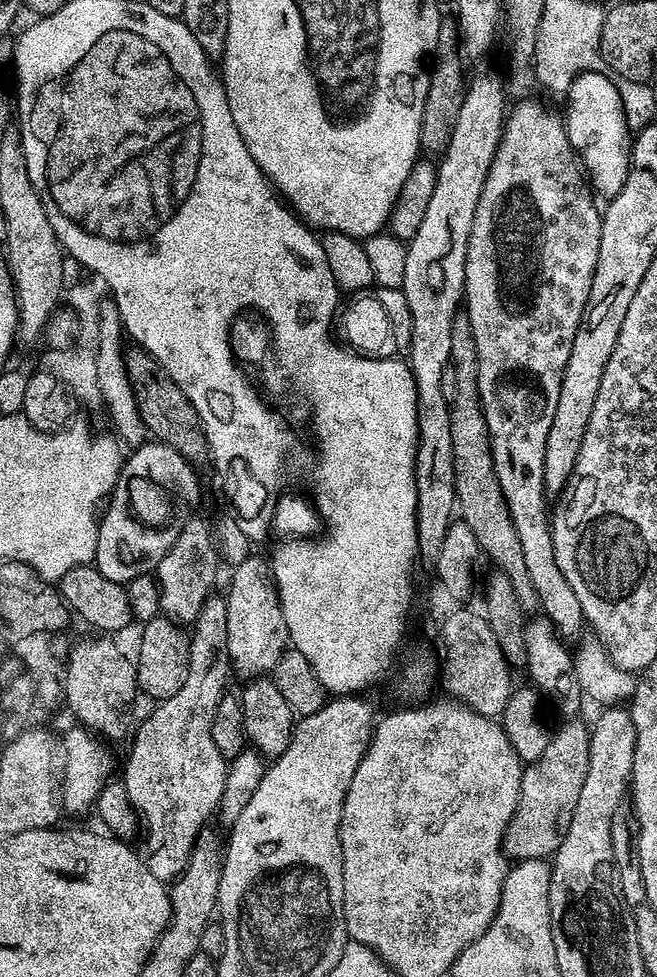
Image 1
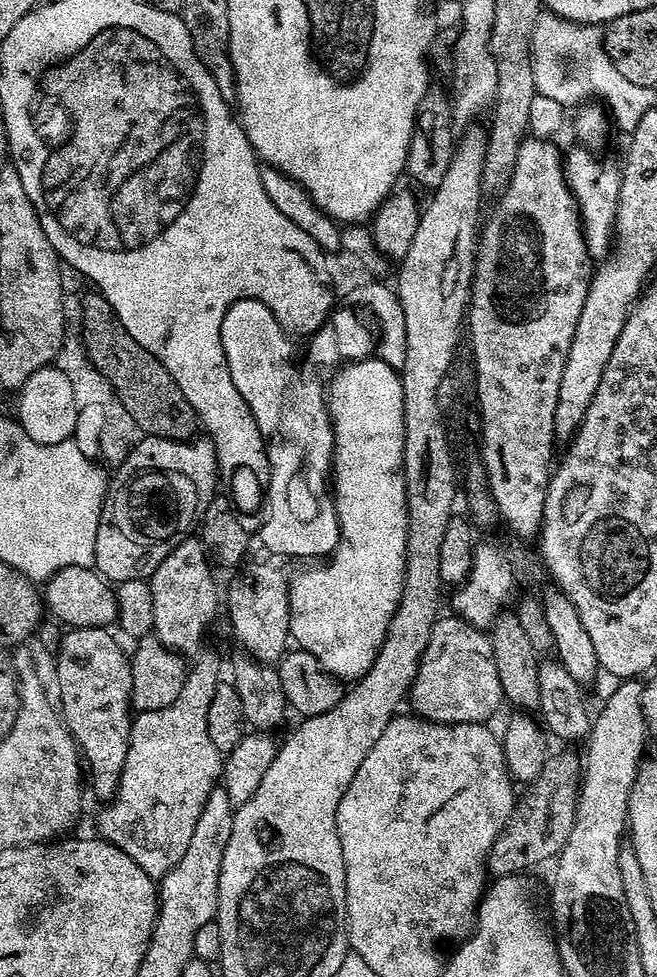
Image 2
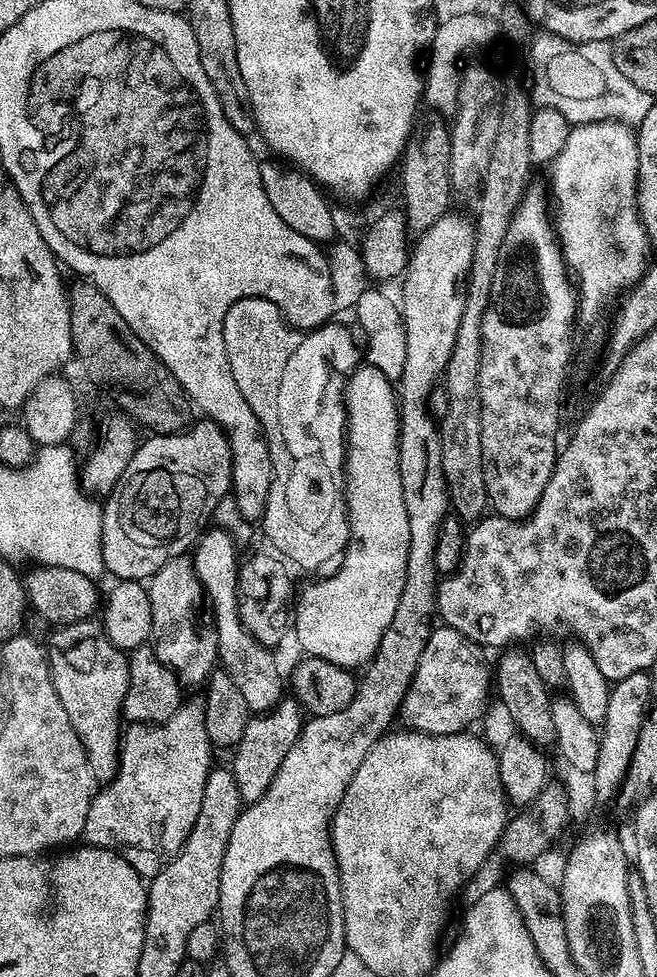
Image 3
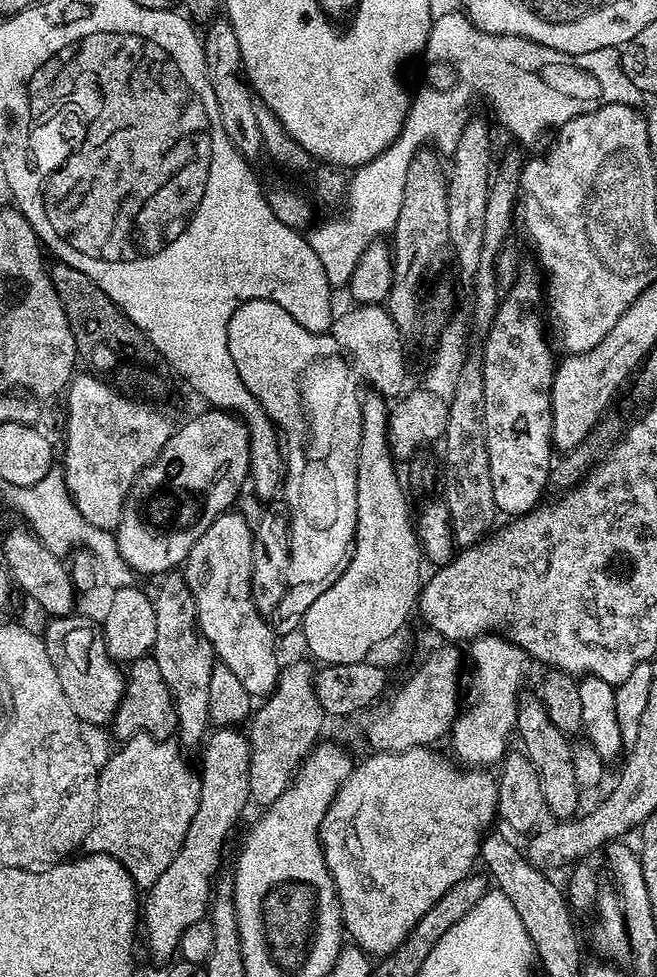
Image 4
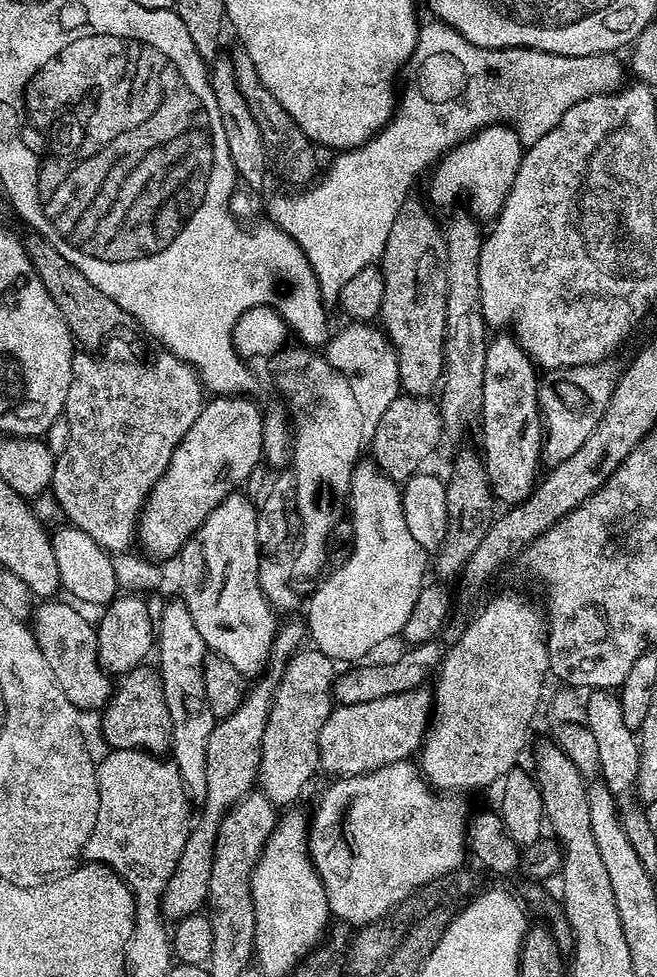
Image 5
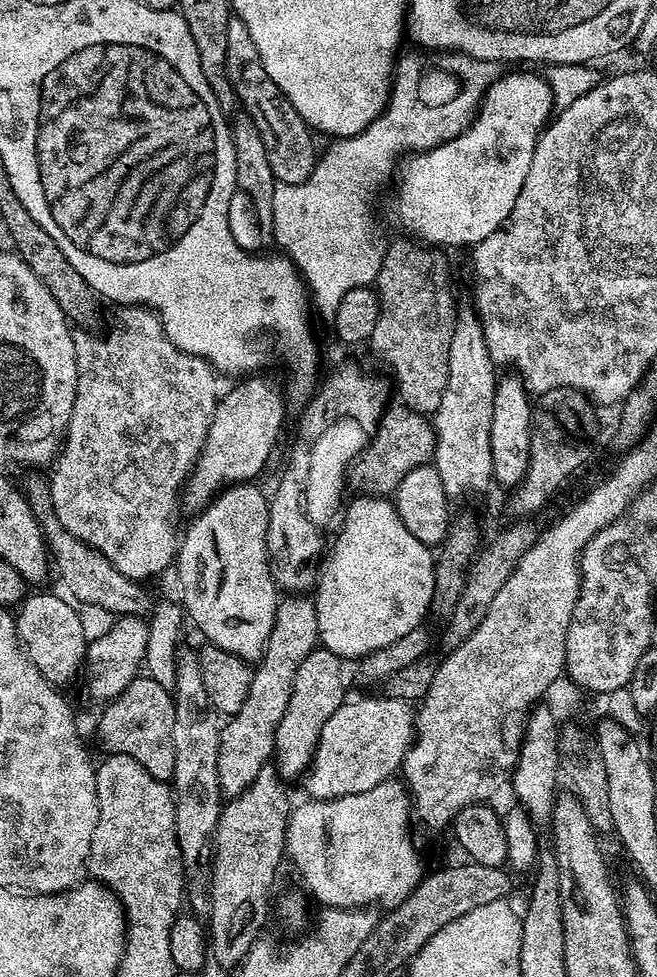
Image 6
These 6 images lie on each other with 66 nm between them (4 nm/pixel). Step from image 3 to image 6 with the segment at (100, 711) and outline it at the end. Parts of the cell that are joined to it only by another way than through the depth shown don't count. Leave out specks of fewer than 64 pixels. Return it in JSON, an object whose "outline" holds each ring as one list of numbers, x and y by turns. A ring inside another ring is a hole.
{"outline":[[36,590,25,596,14,612,16,633,24,653,40,668,40,673,51,684,65,686,81,675,84,656,88,652,88,639,83,633,80,613,60,596]]}

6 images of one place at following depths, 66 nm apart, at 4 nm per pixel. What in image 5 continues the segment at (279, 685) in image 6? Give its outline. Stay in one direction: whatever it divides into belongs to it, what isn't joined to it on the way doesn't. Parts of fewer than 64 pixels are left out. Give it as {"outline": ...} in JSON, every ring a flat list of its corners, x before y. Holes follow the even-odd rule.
{"outline":[[281,623,277,627,276,637,272,643,272,659,264,675,253,683,256,684,253,688,251,685,247,689,242,706,238,706,234,714,223,717,217,722,210,734,210,743,206,746,206,798,202,801,201,807,204,809,200,812,200,821,197,824,195,821,191,825,186,846,182,850,182,858,178,858,178,866,162,894,160,911,164,913,165,921,175,922,184,916,197,915,205,907,210,866,214,858,214,846,220,823,239,800,253,791,257,783,262,734,266,730,266,718,270,714,276,684,282,678,284,664,292,653,305,643,305,640,306,628,303,623]]}

